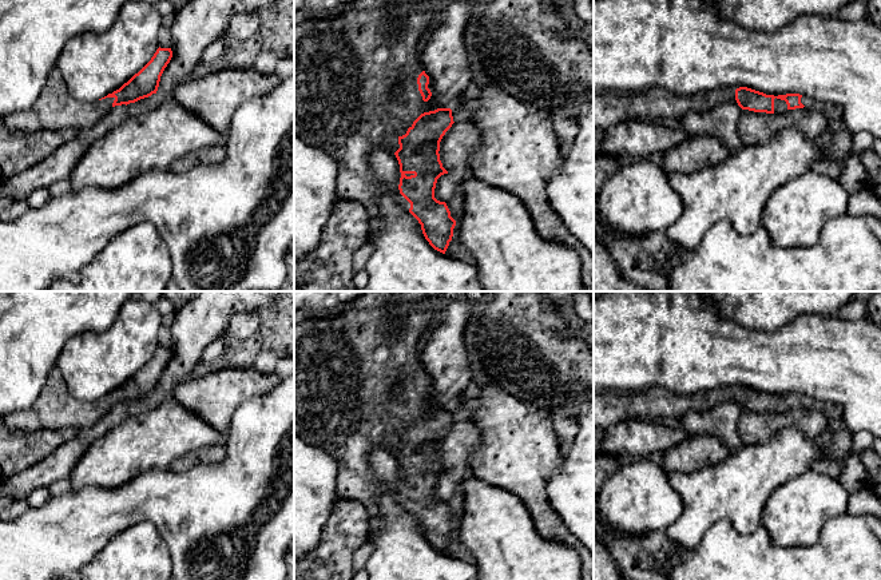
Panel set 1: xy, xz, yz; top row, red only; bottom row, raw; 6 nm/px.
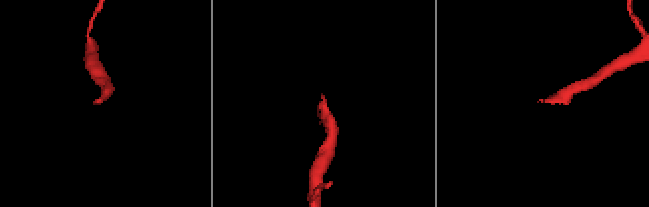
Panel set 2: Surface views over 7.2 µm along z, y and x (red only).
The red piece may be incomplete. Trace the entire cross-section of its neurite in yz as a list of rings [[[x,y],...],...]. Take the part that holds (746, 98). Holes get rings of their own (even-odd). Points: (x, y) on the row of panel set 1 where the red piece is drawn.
[[[739,87],[735,90],[735,100],[742,110],[754,112],[778,114],[787,110],[815,107],[828,120],[842,118],[842,110],[840,106],[811,102],[809,98],[799,94],[774,96],[747,87]]]

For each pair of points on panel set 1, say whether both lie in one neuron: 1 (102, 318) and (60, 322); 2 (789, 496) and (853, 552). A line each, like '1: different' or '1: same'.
1: same
2: different

